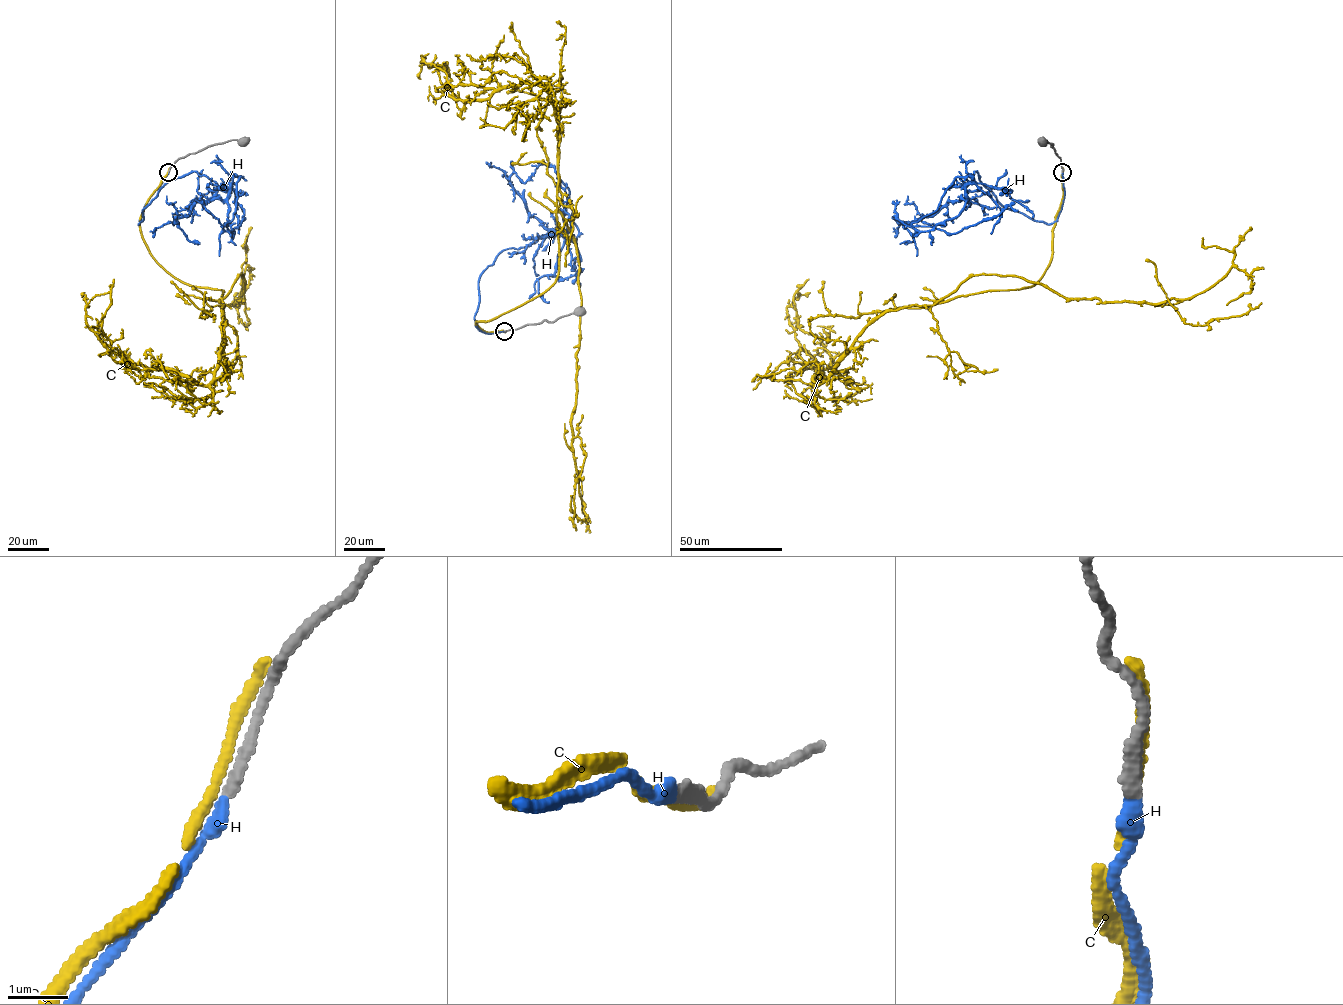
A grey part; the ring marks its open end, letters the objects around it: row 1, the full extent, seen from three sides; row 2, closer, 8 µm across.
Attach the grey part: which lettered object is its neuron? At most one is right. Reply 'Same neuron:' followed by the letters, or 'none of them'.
Same neuron: H

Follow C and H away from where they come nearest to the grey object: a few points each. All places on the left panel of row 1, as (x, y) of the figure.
C: (169, 169), (140, 216), (149, 252), (223, 290), (221, 307), (240, 274), (244, 298), (247, 266), (234, 305)
H: (168, 172), (138, 224), (166, 183), (195, 171), (224, 188), (242, 177), (224, 226), (233, 233), (244, 211)

